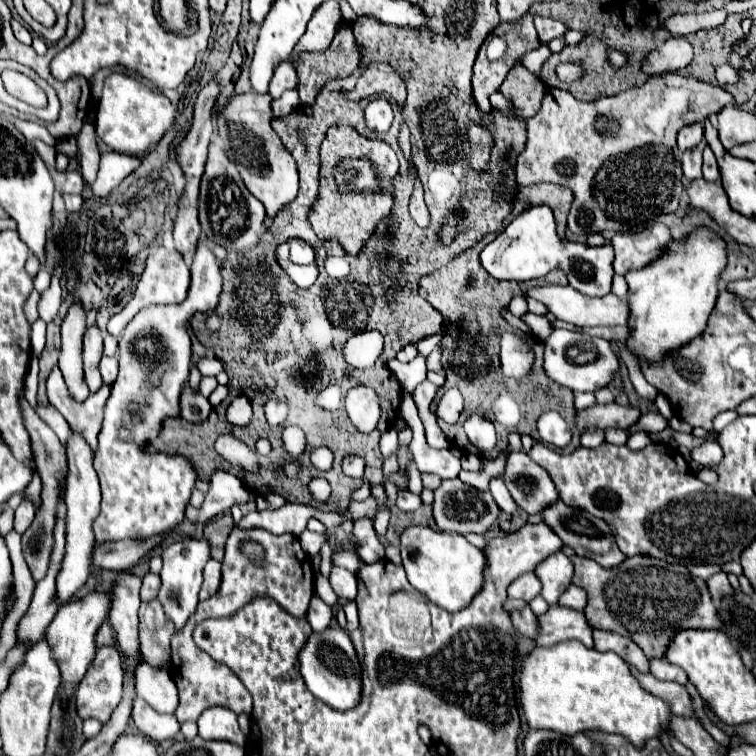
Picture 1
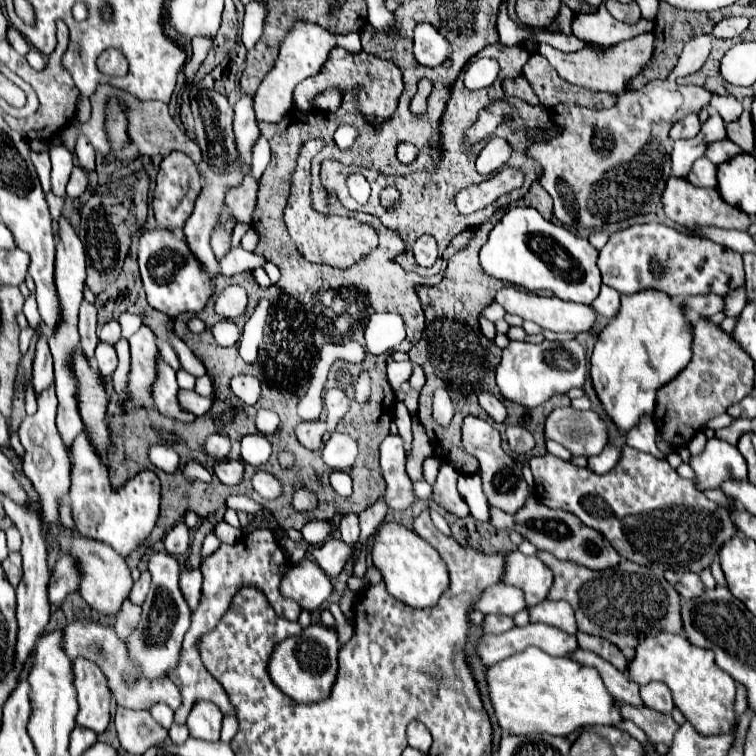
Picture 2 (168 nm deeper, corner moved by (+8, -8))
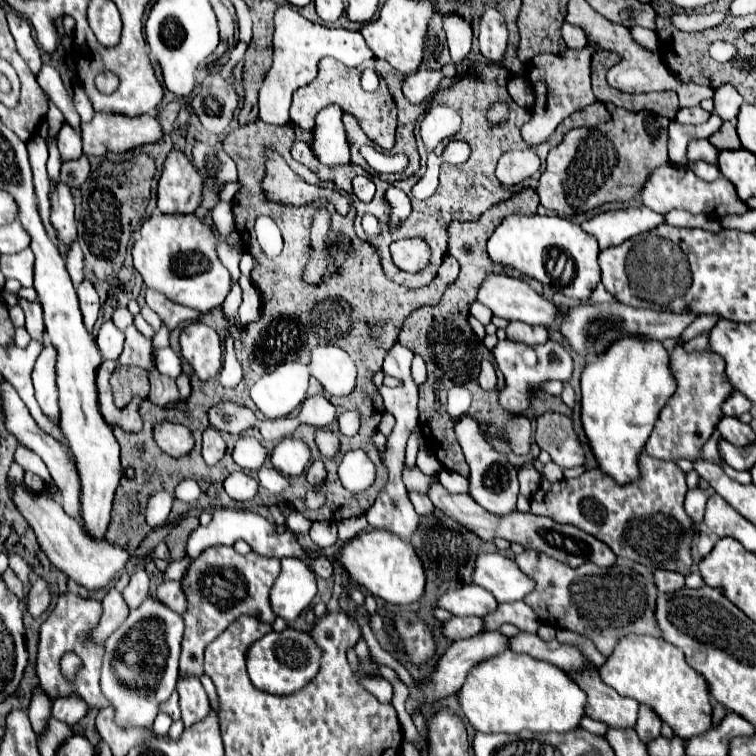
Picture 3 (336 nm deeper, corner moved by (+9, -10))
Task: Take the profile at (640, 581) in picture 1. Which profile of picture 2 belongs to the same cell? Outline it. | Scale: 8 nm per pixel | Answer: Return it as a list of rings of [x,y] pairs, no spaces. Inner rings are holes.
[[[539,551],[537,557],[553,571],[553,585],[547,593],[547,599],[567,601],[577,619],[577,629],[589,635],[597,635],[617,645],[621,653],[631,659],[635,645],[655,631],[683,633],[679,617],[679,593],[663,577],[659,579],[647,567],[641,567],[633,561],[623,559],[615,569],[593,571],[571,561],[559,561],[551,553]]]

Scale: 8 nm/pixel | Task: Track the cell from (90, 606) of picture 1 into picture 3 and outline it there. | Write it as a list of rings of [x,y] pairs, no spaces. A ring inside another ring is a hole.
[[[36,687],[32,691],[32,701],[30,701],[30,707],[28,707],[28,717],[30,717],[30,723],[34,727],[34,733],[42,735],[46,731],[48,719],[52,717],[52,699],[46,697],[46,693],[40,691],[40,687]]]

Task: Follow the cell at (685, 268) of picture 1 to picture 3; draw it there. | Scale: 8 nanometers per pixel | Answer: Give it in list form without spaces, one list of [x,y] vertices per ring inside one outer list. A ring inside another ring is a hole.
[[[620,337],[582,371],[582,427],[604,473],[618,483],[638,479],[638,455],[644,449],[660,409],[676,391],[670,353],[656,339]]]

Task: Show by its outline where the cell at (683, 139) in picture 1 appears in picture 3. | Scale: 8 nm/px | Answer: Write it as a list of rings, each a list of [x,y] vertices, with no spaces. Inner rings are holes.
[[[684,107],[678,111],[676,121],[682,125],[698,125],[698,123],[706,123],[708,117],[710,113],[706,113],[702,107]]]

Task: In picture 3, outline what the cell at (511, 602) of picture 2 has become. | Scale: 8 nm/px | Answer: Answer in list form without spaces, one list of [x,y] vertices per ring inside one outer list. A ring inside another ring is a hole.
[[[466,585],[456,591],[448,591],[442,595],[440,607],[446,611],[452,611],[454,615],[478,615],[484,617],[488,613],[494,613],[498,609],[498,601],[490,591],[478,587],[478,585]]]

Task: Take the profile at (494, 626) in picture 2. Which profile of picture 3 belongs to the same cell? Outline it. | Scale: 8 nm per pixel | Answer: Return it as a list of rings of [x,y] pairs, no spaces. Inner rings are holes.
[[[454,617],[444,625],[444,635],[458,641],[484,631],[484,617]]]

